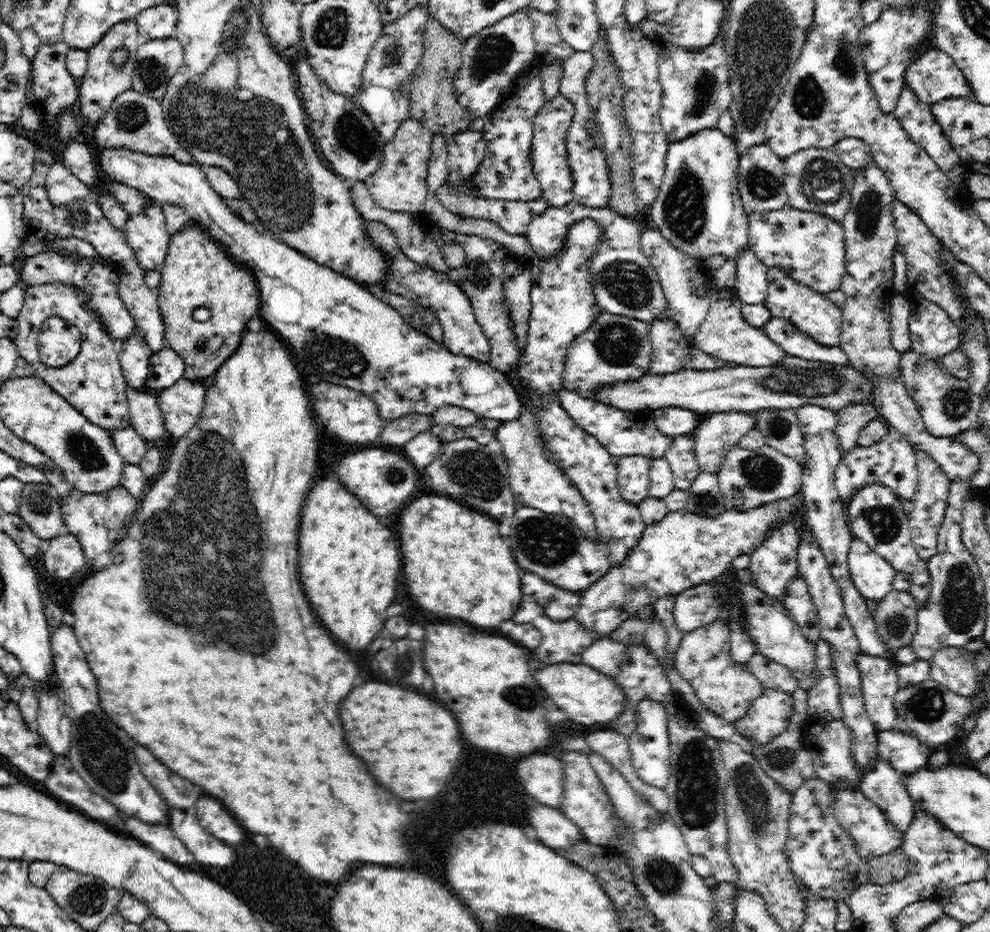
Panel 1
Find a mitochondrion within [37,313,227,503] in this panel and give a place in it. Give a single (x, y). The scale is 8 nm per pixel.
(85, 452)

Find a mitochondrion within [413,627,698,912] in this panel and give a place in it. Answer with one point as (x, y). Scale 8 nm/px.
(664, 877)

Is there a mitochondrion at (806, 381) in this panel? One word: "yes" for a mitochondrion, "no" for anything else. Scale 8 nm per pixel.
yes

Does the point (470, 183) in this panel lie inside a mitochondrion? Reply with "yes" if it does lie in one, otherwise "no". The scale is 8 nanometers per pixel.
no

